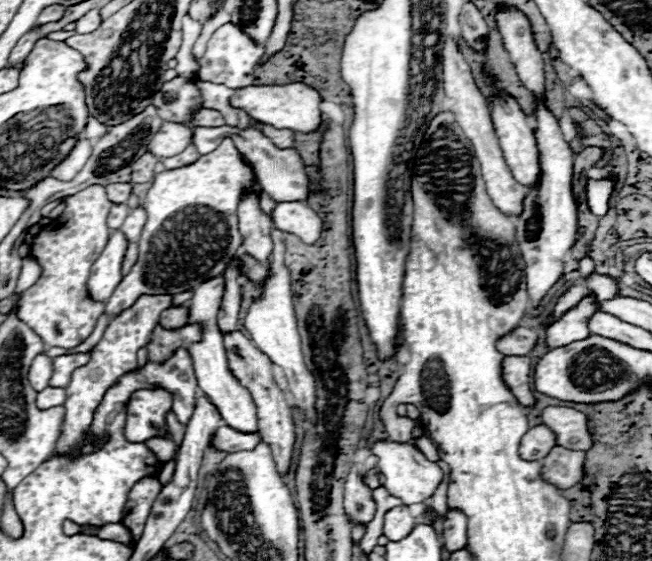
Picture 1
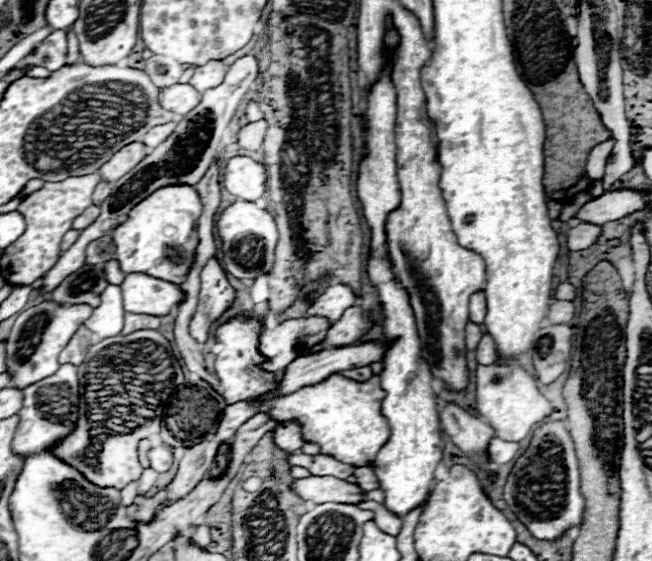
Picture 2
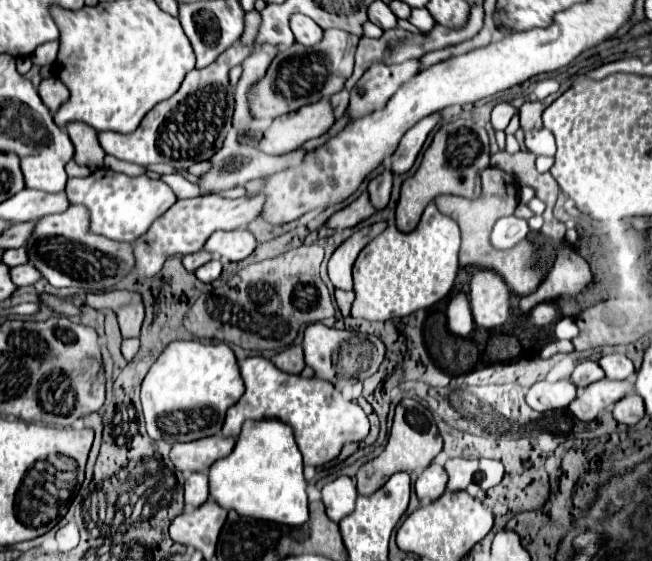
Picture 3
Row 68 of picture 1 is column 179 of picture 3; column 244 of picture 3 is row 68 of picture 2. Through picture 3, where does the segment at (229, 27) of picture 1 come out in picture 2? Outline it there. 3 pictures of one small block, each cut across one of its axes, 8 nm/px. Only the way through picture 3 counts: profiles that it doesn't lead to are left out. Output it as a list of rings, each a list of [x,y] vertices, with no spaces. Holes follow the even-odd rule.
[[[218,60],[206,62],[204,66],[198,66],[198,68],[194,70],[194,76],[190,78],[190,84],[202,94],[204,90],[218,86],[218,84],[224,80],[226,70],[228,70],[228,68],[226,68],[222,62],[218,62]]]

